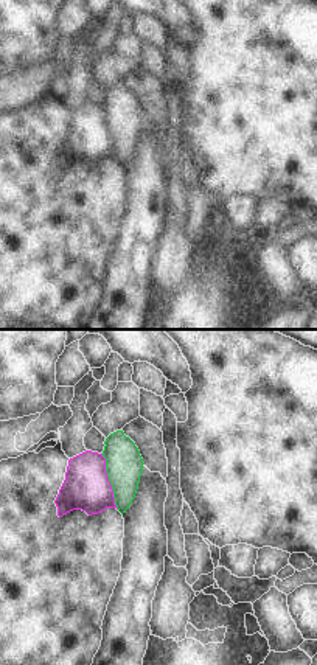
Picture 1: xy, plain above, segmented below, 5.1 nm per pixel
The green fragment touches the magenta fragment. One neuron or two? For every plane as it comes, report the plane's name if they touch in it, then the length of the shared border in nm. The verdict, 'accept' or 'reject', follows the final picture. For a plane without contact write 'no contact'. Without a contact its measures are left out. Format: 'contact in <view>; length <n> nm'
contact in xy; length 300 nm

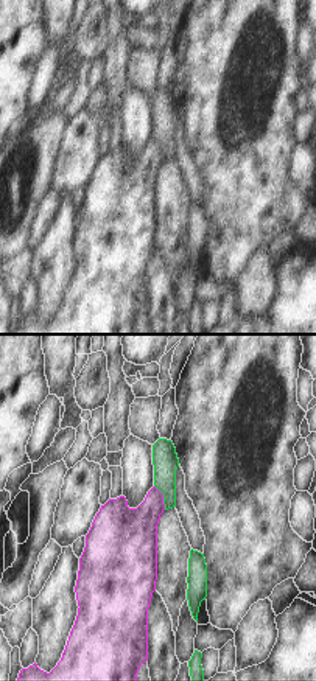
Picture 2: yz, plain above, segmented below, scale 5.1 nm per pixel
contact in yz; length 140 nm

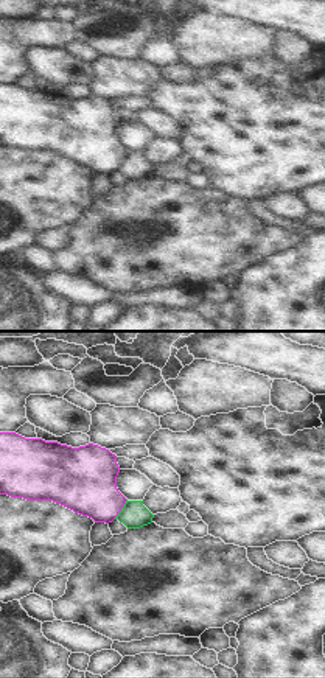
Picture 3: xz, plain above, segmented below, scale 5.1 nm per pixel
contact in xz; length 120 nm

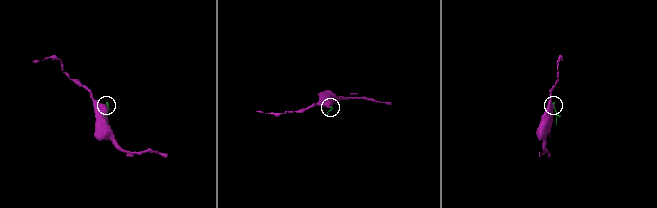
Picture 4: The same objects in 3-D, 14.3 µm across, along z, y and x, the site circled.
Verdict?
reject

